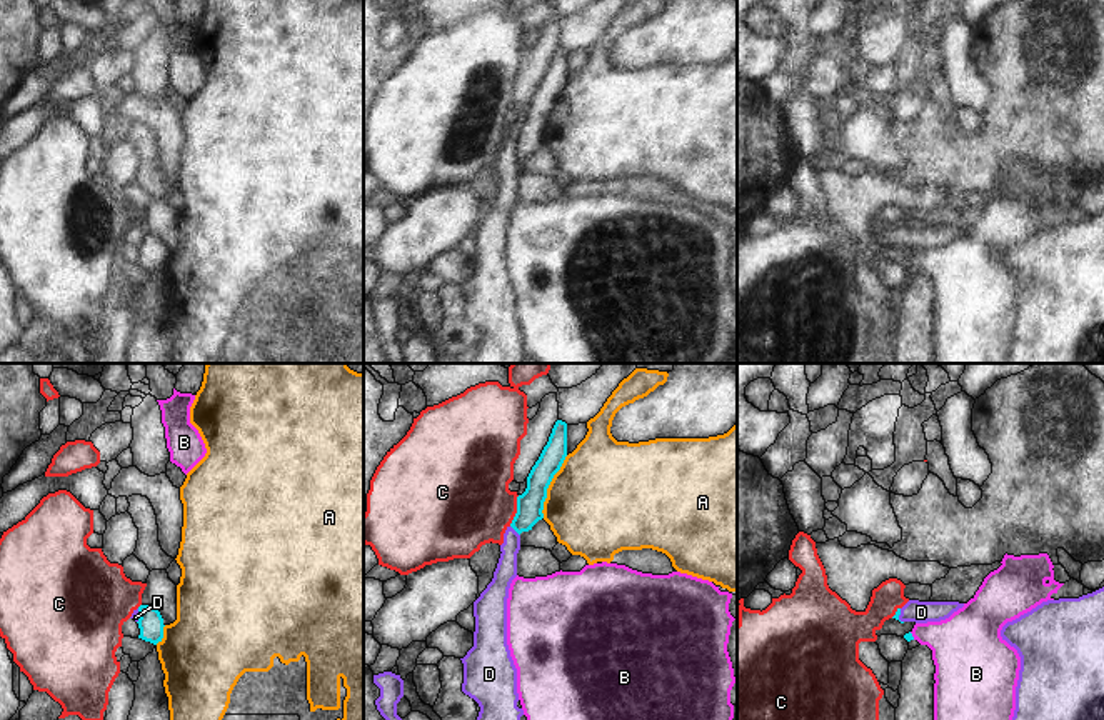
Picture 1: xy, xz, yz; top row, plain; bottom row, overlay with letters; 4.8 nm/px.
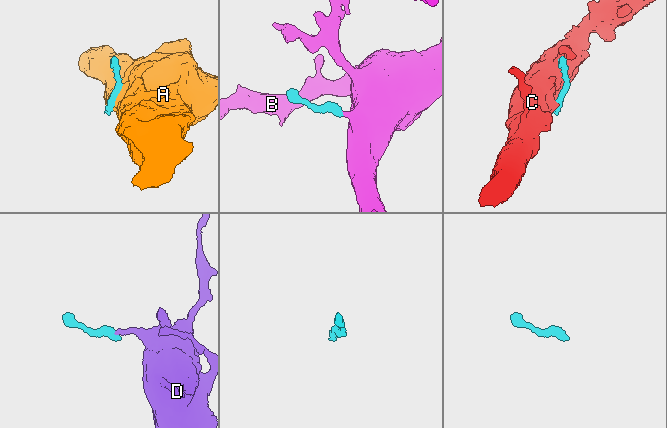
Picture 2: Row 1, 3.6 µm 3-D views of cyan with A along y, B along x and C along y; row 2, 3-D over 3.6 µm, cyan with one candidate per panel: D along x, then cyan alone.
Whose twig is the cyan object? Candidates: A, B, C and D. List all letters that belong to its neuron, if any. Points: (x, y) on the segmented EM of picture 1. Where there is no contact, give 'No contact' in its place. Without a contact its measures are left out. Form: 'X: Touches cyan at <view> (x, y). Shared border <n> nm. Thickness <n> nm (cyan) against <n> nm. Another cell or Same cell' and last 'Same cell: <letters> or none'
A: Touches cyan at xz (547, 487). Shared border 320 nm. Thickness 130 nm (cyan) against 480 nm. Another cell
B: Touches cyan at yz (911, 635). Shared border 50 nm. Thickness 40 nm (cyan) against 300 nm. Same cell
C: Touches cyan at xz (517, 510). Shared border 160 nm. Thickness 130 nm (cyan) against 420 nm. Another cell
D: Touches cyan at xz (514, 529). Shared border 70 nm. Thickness 130 nm (cyan) against 100 nm. Another cell
Same cell: B

